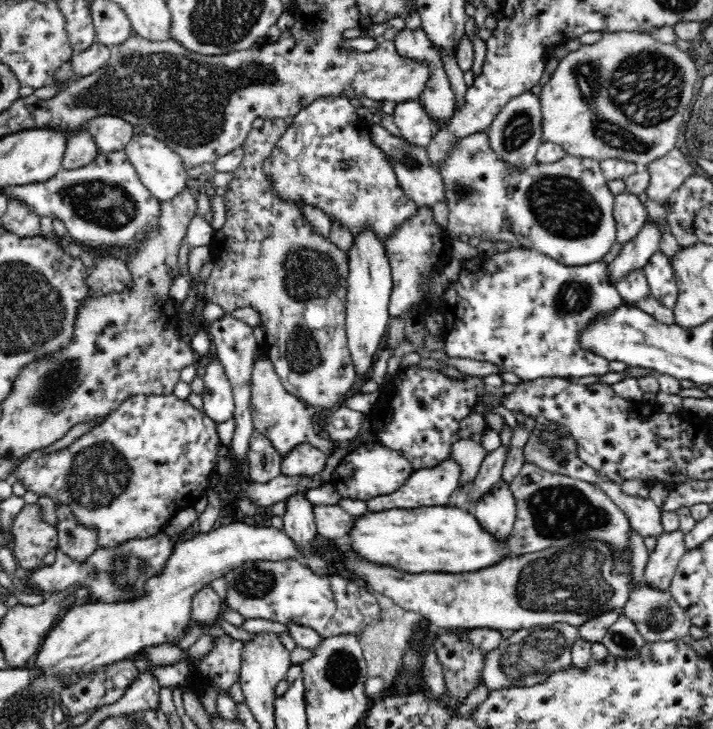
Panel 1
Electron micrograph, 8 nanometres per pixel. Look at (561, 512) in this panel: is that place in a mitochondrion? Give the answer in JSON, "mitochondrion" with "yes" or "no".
{"mitochondrion":"yes"}

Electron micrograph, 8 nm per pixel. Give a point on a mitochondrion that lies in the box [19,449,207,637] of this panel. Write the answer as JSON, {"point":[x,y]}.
{"point":[124,571]}

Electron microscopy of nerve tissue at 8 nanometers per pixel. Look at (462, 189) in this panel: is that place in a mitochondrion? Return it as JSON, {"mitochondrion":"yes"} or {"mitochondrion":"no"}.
{"mitochondrion":"yes"}

